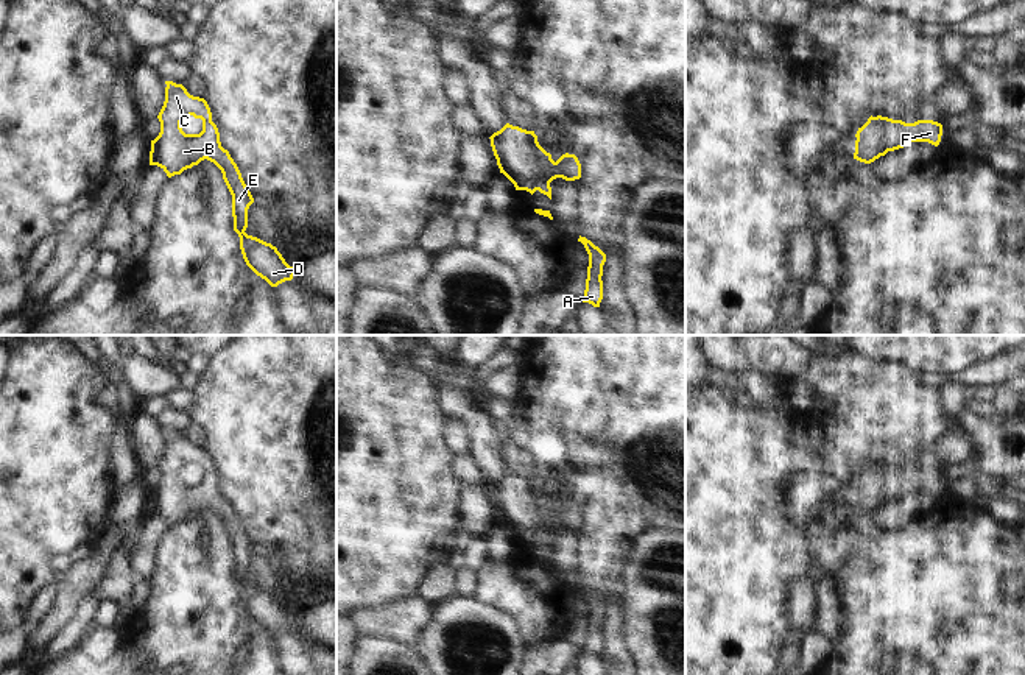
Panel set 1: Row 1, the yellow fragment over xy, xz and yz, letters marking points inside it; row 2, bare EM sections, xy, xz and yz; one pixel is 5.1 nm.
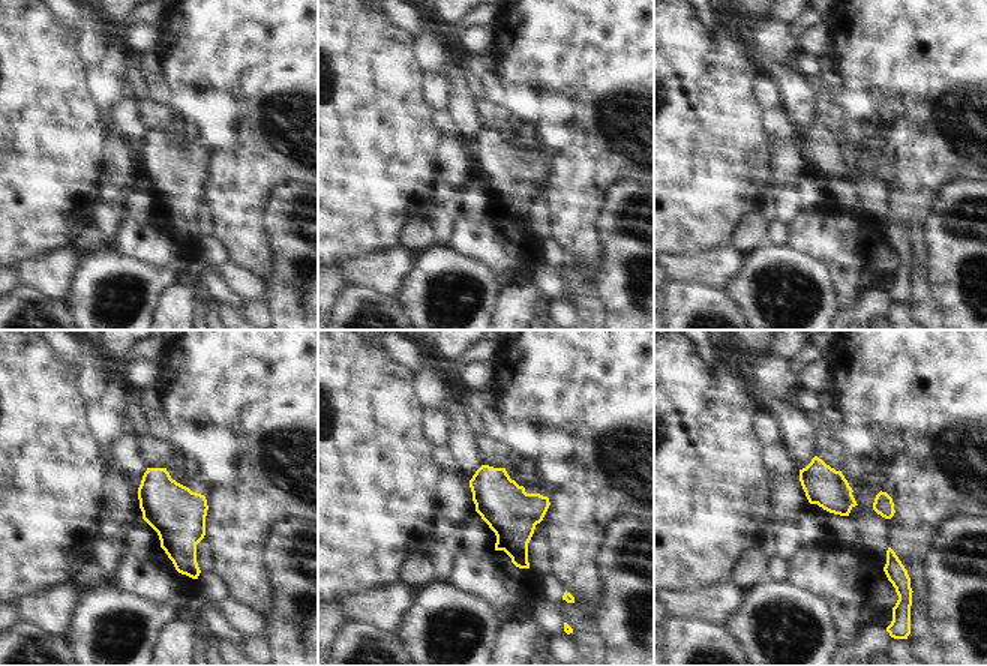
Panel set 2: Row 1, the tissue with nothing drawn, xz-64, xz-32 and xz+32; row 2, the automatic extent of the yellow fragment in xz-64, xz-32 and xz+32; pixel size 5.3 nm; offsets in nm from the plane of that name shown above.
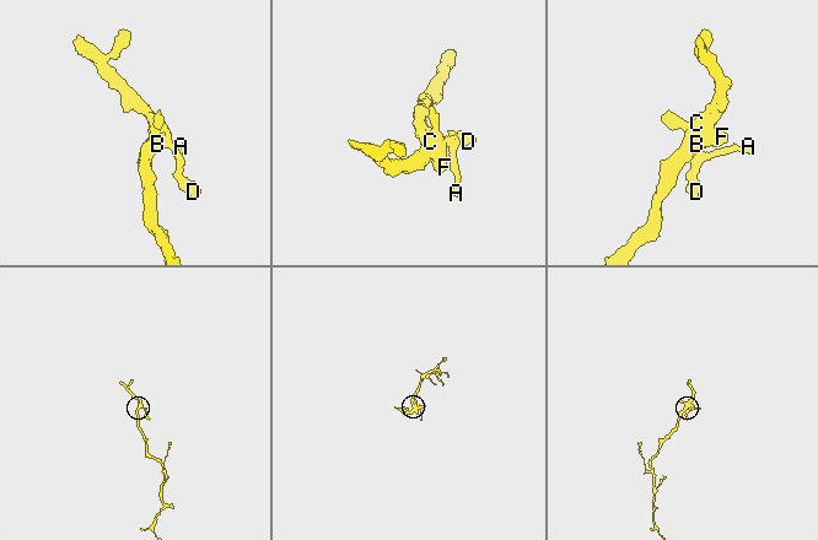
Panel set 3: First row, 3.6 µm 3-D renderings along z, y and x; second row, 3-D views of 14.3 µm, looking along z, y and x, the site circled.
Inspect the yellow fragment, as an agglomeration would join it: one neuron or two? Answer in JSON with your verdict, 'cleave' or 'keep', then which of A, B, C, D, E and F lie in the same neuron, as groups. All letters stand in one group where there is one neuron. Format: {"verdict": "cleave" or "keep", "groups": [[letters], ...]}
{"verdict": "keep", "groups": [["A", "B", "C", "D", "E", "F"]]}

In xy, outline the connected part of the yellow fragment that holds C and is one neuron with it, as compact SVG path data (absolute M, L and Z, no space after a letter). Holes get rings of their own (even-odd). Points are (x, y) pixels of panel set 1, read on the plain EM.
M165 430L165 433L165 451L157 465L160 482L151 489L150 514L160 516L171 527L204 508L213 511L221 519L232 544L234 580L240 586L240 599L246 614L271 636L291 630L294 617L285 611L277 597L245 581L248 558L254 547L229 500L221 496L220 482L212 471L207 451L190 444L182 433L173 430ZM190 465L203 469L199 483L182 480L181 471Z

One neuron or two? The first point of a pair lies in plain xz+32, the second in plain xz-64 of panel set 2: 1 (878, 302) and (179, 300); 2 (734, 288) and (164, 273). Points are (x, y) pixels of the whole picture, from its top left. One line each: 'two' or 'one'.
1: one
2: one

